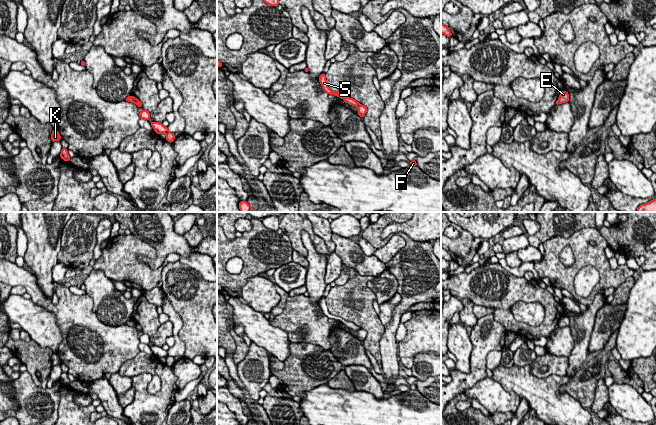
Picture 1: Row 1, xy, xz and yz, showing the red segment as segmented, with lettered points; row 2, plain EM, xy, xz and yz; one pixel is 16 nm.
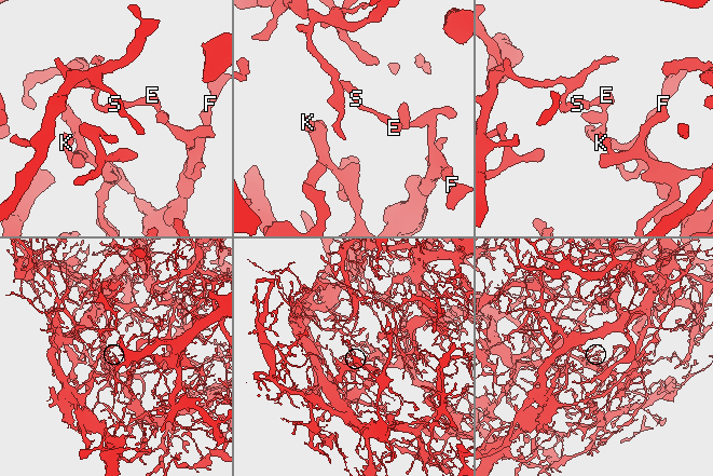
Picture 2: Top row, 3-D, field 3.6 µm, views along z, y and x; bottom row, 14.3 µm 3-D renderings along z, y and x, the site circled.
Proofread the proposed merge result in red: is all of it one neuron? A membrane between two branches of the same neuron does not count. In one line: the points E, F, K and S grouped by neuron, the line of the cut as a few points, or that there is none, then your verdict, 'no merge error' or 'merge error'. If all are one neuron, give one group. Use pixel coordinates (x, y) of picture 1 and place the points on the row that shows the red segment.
groups E F K / S; cut xz (360, 104), (357, 107); merge error

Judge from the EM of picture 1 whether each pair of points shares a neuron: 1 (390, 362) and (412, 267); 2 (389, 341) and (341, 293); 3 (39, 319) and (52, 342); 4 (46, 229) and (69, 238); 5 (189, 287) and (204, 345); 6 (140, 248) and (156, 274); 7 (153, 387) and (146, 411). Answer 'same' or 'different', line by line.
1: same
2: different
3: same
4: different
5: same
6: same
7: different

